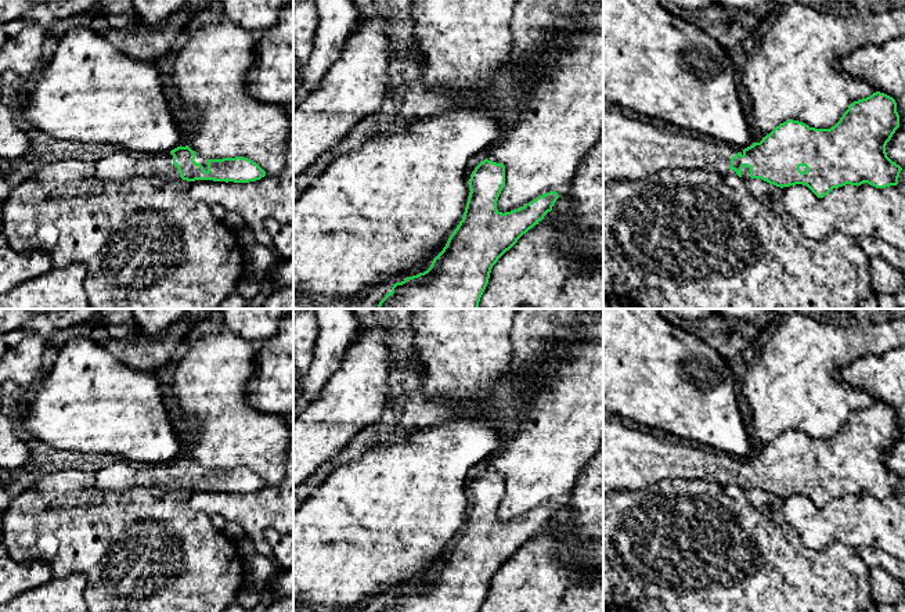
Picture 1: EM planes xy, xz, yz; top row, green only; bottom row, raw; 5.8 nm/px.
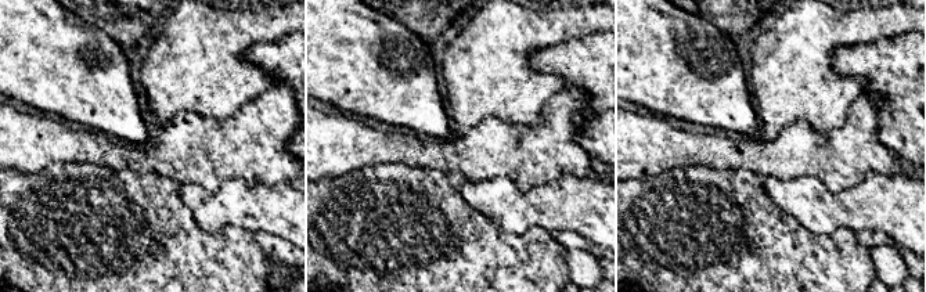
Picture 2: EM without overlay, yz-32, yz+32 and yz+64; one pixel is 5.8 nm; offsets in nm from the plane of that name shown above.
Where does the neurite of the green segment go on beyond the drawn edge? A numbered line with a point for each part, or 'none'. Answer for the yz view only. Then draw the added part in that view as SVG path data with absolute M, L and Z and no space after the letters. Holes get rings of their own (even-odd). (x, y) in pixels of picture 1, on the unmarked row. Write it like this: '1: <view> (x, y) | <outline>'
1: yz (633, 460) | M603 420L603 494L641 490L663 479L702 479L722 486L736 485L729 479L731 468L738 462L743 465L743 460L710 447L682 446L667 436Z

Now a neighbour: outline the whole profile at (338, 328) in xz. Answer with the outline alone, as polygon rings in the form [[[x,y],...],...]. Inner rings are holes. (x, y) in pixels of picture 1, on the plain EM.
[[[311,309],[318,324],[311,366],[296,388],[302,402],[318,400],[329,378],[340,367],[357,338],[358,321],[353,309]]]

